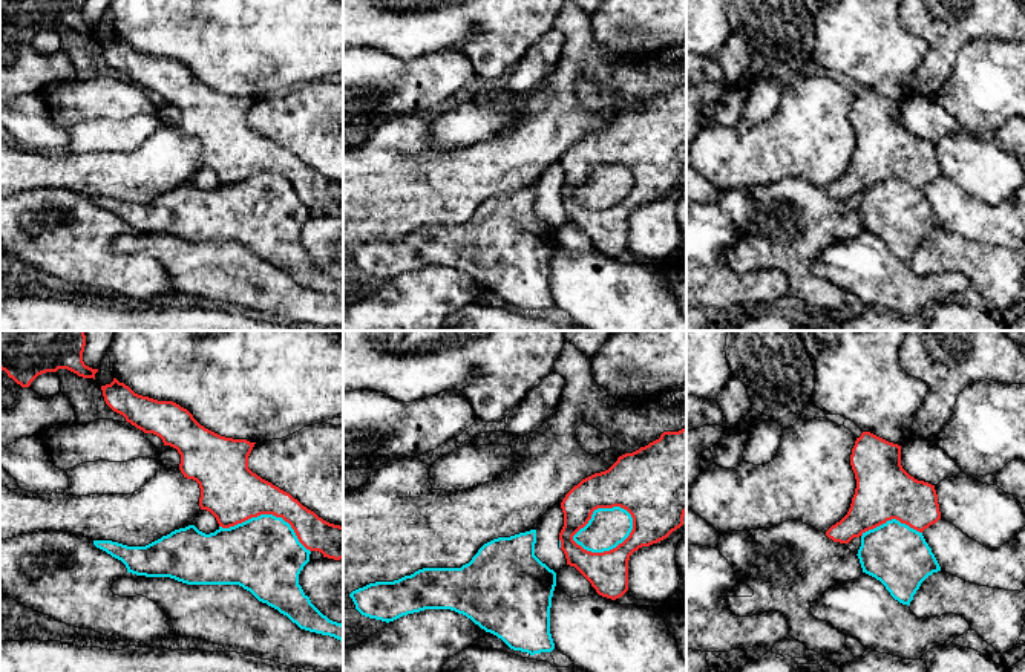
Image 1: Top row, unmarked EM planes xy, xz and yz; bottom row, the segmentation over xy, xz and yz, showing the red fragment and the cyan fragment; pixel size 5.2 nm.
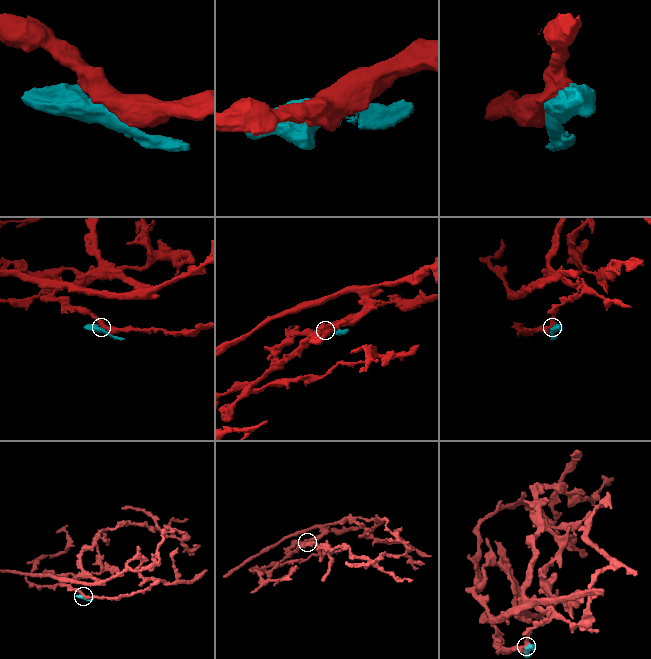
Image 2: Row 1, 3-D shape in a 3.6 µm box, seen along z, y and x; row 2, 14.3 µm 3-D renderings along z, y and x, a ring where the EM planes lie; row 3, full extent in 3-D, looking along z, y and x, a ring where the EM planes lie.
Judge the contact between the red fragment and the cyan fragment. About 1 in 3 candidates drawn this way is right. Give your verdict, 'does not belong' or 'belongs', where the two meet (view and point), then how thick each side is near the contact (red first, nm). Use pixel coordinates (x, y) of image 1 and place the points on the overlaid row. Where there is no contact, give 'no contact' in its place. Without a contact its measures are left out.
does not belong | xz (599, 507) | 320/200 nm

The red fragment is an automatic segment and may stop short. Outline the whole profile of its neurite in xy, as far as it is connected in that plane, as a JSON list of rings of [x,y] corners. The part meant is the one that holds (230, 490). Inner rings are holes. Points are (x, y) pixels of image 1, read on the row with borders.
[[[116,378],[101,390],[113,412],[178,450],[181,473],[199,484],[199,507],[210,511],[219,527],[230,528],[260,514],[273,514],[291,525],[306,550],[343,559],[343,527],[323,520],[248,468],[256,442],[221,436],[201,426],[179,404],[138,395]]]

